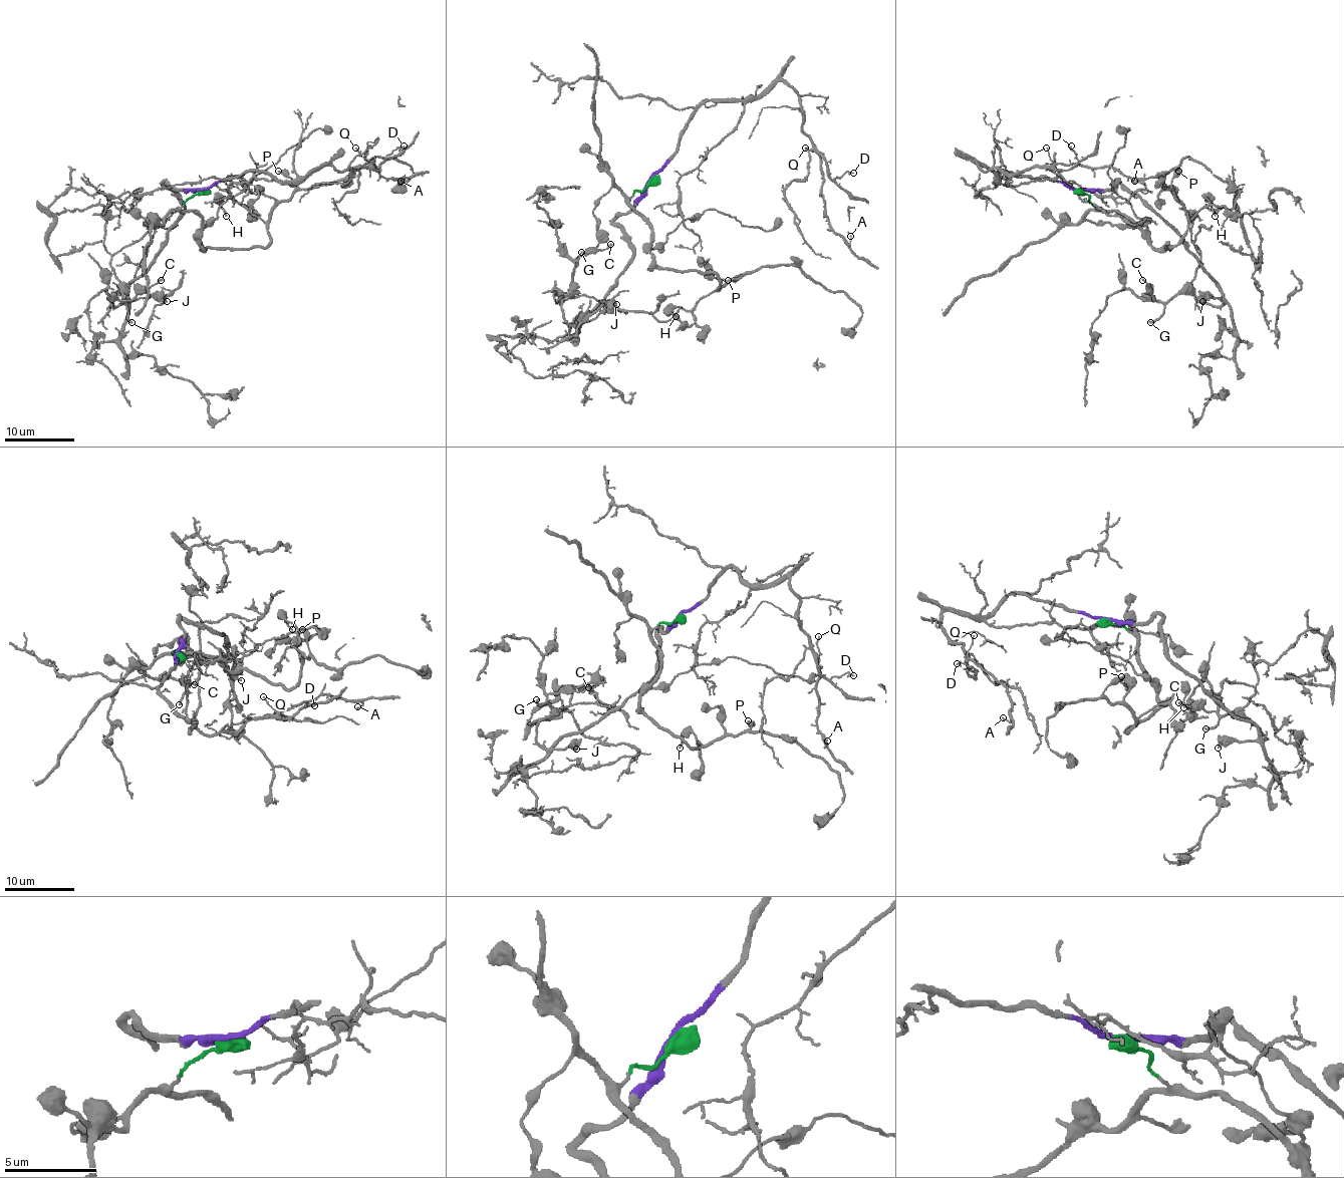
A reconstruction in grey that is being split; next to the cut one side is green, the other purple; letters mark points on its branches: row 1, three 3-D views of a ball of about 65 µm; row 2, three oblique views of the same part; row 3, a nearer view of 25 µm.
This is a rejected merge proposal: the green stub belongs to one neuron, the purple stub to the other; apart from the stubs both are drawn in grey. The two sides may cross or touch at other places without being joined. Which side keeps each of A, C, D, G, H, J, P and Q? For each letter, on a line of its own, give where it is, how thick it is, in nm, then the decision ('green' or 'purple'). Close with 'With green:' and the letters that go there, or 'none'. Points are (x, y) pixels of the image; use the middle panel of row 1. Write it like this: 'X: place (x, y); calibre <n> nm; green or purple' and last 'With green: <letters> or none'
A: place (850, 236); calibre 130 nm; purple
C: place (610, 244); calibre 180 nm; purple
D: place (853, 173); calibre 120 nm; purple
G: place (581, 252); calibre 200 nm; purple
H: place (676, 316); calibre 140 nm; green
J: place (616, 304); calibre 220 nm; purple
P: place (728, 280); calibre 360 nm; green
Q: place (805, 148); calibre 110 nm; purple
With green: H, P

